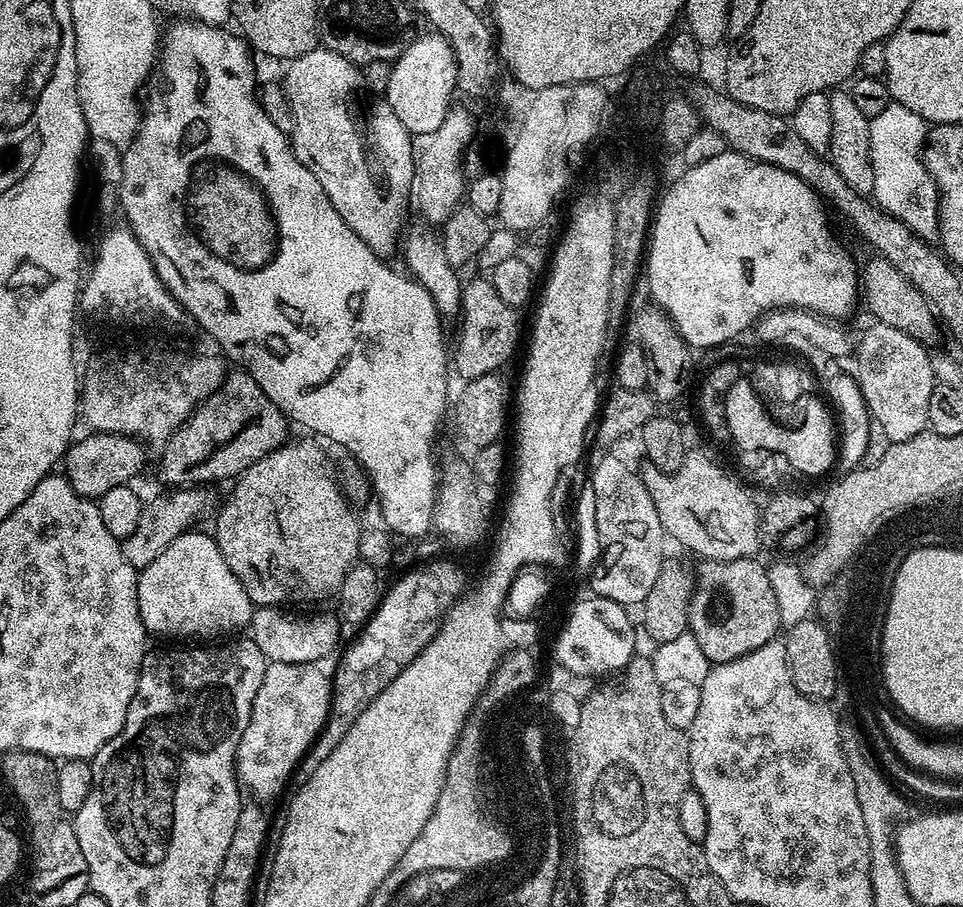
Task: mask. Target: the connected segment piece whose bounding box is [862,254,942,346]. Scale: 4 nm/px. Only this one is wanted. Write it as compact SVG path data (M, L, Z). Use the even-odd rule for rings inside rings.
M877 254L869 257L862 264L862 296L863 299L864 296L868 299L868 308L876 315L875 319L886 326L894 326L894 330L902 330L902 334L910 334L910 338L920 344L932 346L936 335L942 332L932 305L905 276L894 270L894 266L886 258Z

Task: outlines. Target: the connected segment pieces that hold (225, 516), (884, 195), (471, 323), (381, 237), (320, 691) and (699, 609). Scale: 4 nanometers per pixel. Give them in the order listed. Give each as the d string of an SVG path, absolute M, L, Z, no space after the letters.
M296 440L284 445L283 448L268 452L260 460L256 460L239 476L235 477L234 483L231 485L232 493L228 496L228 501L220 508L220 513L216 516L216 532L214 531L214 539L218 550L222 550L222 558L226 558L226 566L230 566L230 570L234 570L234 574L238 578L238 582L242 582L242 586L246 590L246 594L252 599L253 605L263 606L288 606L291 600L324 600L328 595L339 593L343 580L347 576L347 572L352 566L361 559L359 550L360 535L362 526L360 520L356 517L353 505L344 494L343 487L332 477L332 468L328 465L328 460L324 457L324 452L315 444L317 441L312 440Z
M889 102L877 117L869 119L870 162L873 166L874 186L871 199L883 212L898 218L910 230L914 230L922 239L935 241L938 236L938 193L930 174L924 171L922 149L926 139L926 122L914 110L906 106Z
M491 279L472 280L463 285L464 303L462 321L464 329L460 332L460 341L454 352L454 368L464 375L465 381L476 380L491 372L499 373L500 367L516 352L516 343L520 340L520 315L515 308L494 290Z
M317 46L306 54L297 56L287 65L288 73L282 77L284 93L294 114L294 126L290 133L292 149L296 156L318 178L326 198L338 210L338 214L381 258L397 255L402 244L402 233L406 228L410 189L414 184L414 140L398 122L387 102L380 102L367 112L360 101L362 92L362 72L342 54L332 52L331 48Z
M327 659L301 664L269 663L265 667L262 686L258 686L252 703L250 722L236 751L236 778L245 793L253 792L257 801L265 802L278 795L284 784L286 788L296 765L308 753L328 718L333 675L333 665Z
M759 559L747 560L704 560L701 563L700 577L695 577L692 601L688 604L688 631L697 639L698 646L712 664L725 664L742 654L750 654L777 639L782 625L779 618L778 602L774 588L768 577L768 569L759 564Z

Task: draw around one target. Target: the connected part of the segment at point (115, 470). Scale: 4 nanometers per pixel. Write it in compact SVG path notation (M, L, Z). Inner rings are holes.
M93 431L80 441L69 443L62 457L62 472L68 477L70 486L80 496L99 498L114 486L131 485L132 479L144 468L145 445L130 436L116 436L112 432Z

